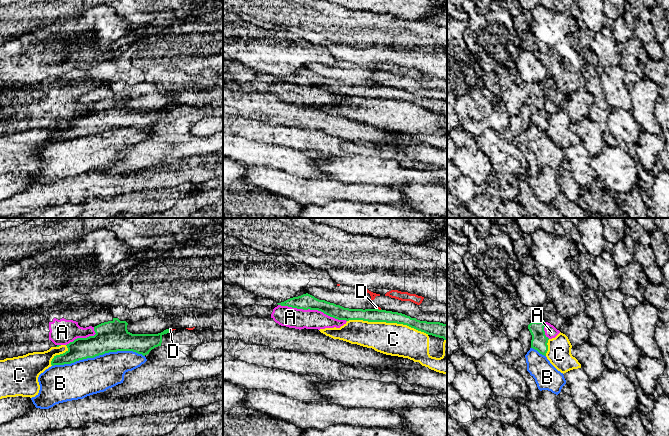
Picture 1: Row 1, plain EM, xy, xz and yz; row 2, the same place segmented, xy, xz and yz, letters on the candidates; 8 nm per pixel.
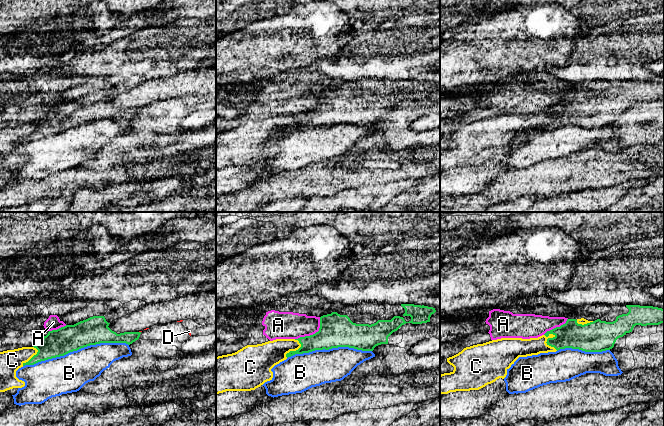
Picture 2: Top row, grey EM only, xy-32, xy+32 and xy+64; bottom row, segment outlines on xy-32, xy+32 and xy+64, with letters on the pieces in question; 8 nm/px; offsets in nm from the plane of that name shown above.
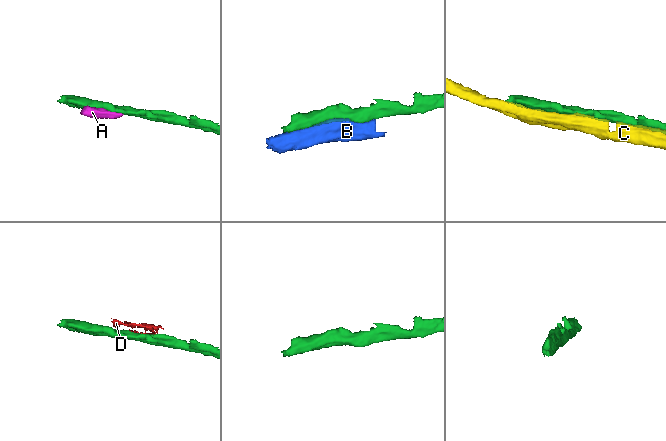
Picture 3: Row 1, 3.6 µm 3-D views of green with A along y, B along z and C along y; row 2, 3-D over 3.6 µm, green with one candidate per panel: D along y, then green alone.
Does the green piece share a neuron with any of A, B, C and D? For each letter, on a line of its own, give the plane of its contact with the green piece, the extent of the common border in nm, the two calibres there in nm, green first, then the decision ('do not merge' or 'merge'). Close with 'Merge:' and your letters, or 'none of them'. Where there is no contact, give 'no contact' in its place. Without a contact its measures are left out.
A: contact in xz; length 550 nm; calibres 130 and 160 nm; do not merge
B: contact in xy; length 750 nm; calibres 260 and 300 nm; do not merge
C: contact in xz; length 650 nm; calibres 110 and 260 nm; do not merge
D: contact in xz; length 60 nm; calibres 110 and 30 nm; do not merge
Merge: none of them

